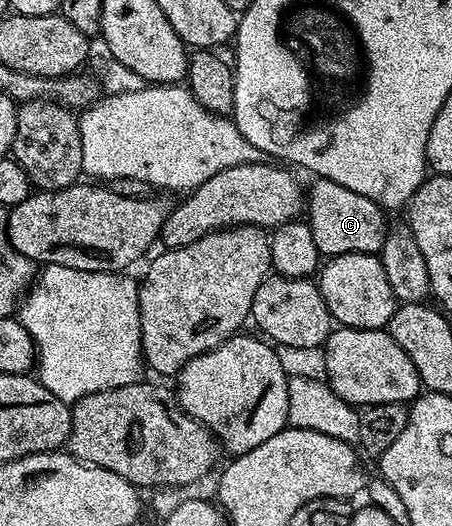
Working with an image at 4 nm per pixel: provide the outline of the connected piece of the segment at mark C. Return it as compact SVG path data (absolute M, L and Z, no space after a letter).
M320 177L311 182L304 201L304 213L319 254L326 259L349 253L381 254L384 239L388 236L387 214L382 206L372 199L364 199L364 195L356 195L356 191L348 191L348 187L340 187L340 183L332 183L332 179Z

